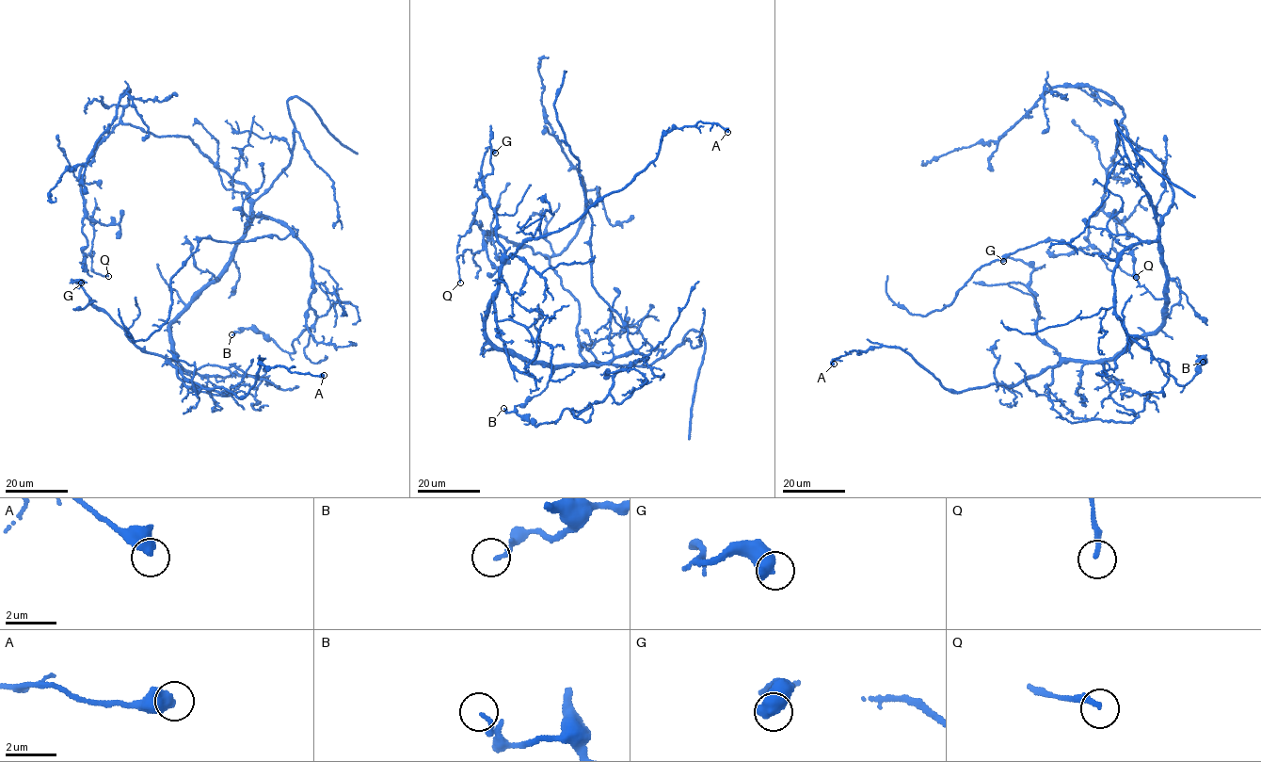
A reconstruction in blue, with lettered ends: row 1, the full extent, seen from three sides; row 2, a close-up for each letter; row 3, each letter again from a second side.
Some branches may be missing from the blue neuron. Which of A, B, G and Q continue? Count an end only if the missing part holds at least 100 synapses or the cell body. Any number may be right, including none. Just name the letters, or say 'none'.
none

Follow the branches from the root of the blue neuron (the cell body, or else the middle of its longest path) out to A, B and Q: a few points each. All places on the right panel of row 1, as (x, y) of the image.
A: (1164, 268), (1161, 323), (1112, 358), (1065, 360), (1014, 385), (954, 392), (898, 348), (854, 350), (834, 364)
B: (1164, 268), (1157, 241), (1124, 251), (1112, 277), (1114, 314), (1129, 336), (1167, 364), (1180, 386), (1203, 362)
Q: (1164, 268), (1158, 231), (1173, 194), (1161, 160), (1122, 122), (1103, 208), (1116, 220), (1116, 264), (1136, 277)

